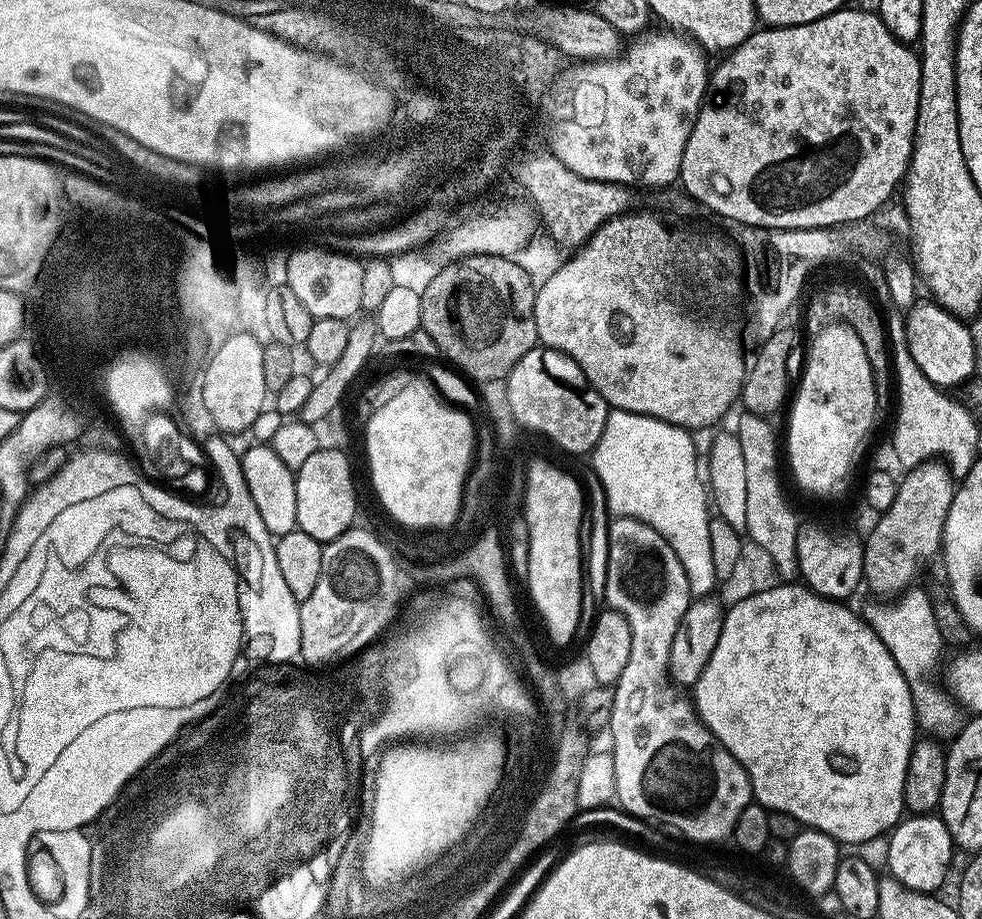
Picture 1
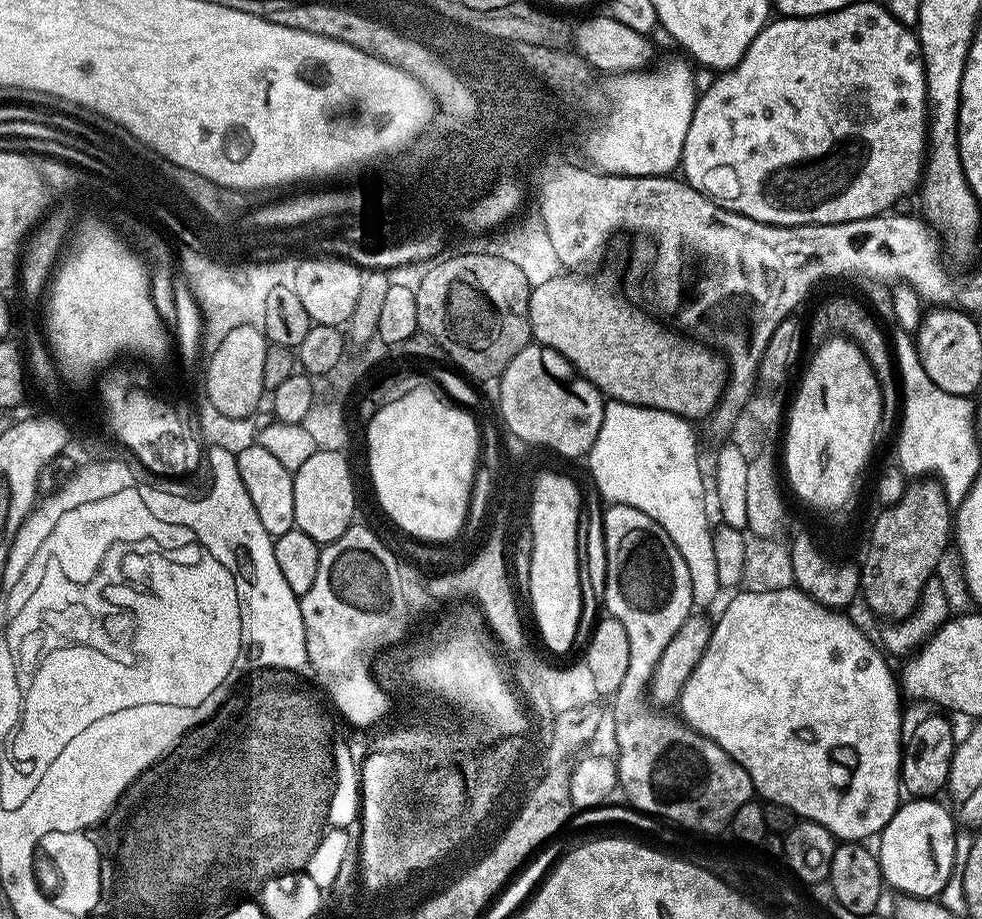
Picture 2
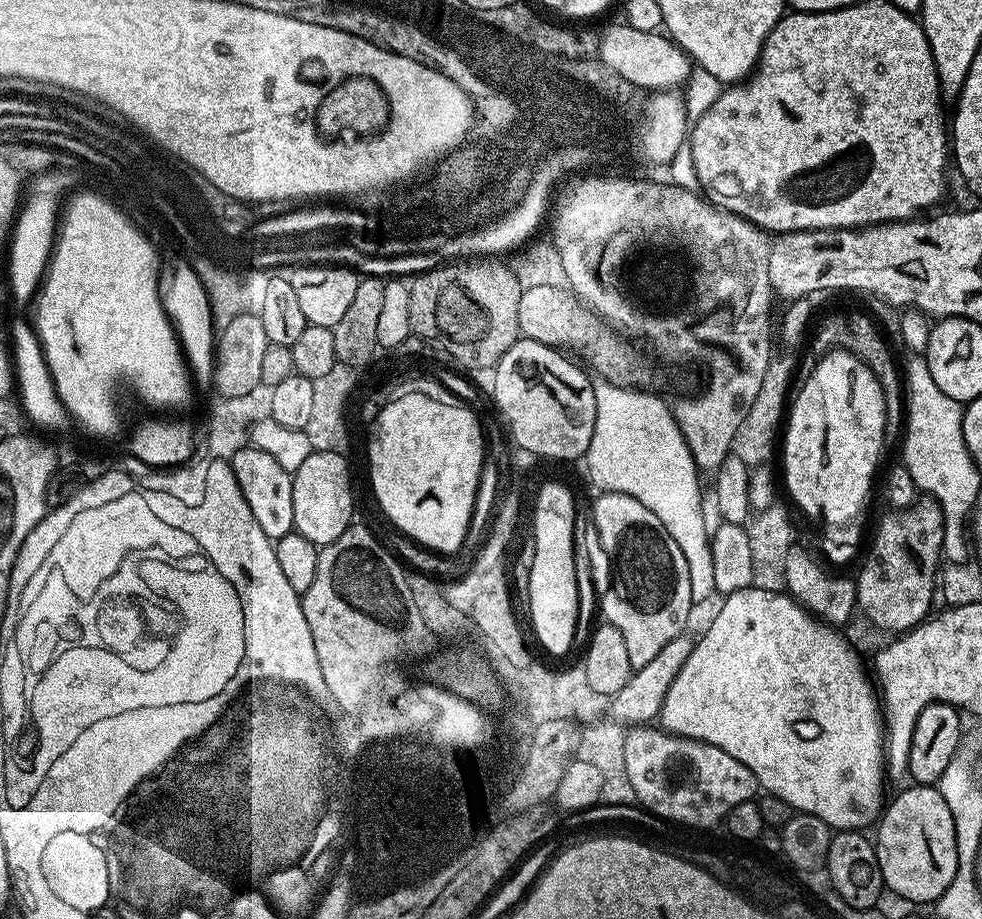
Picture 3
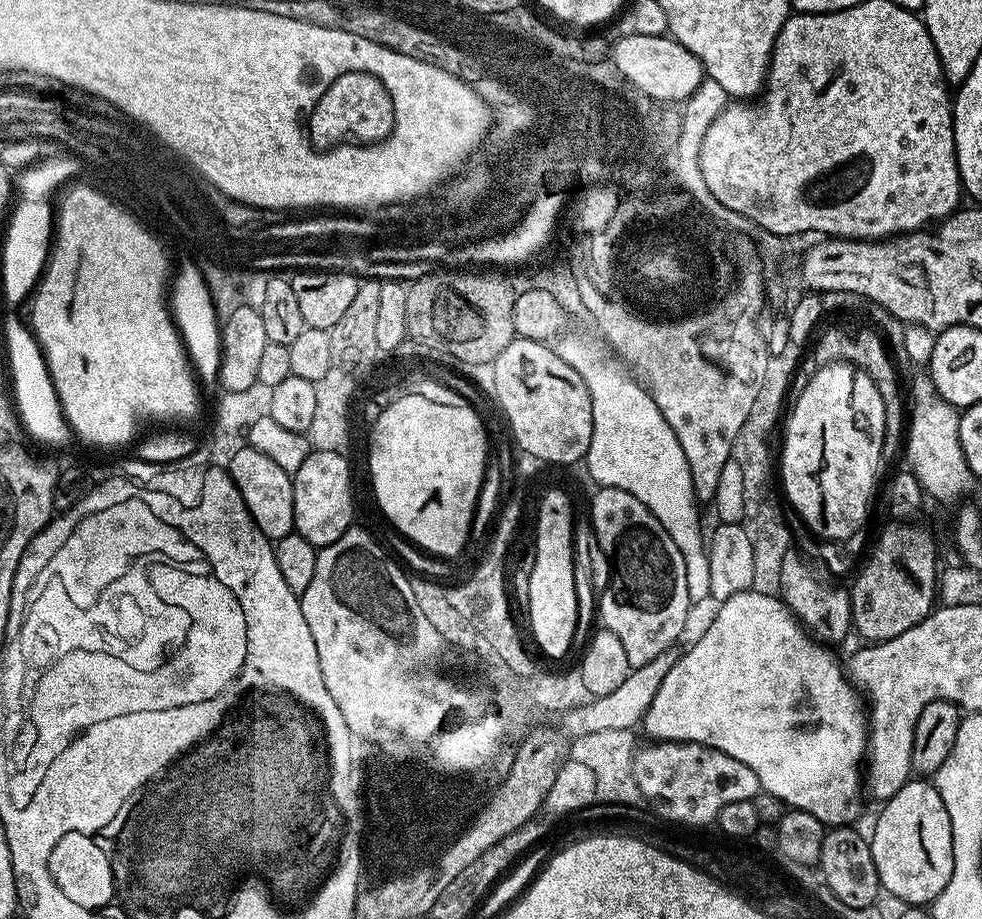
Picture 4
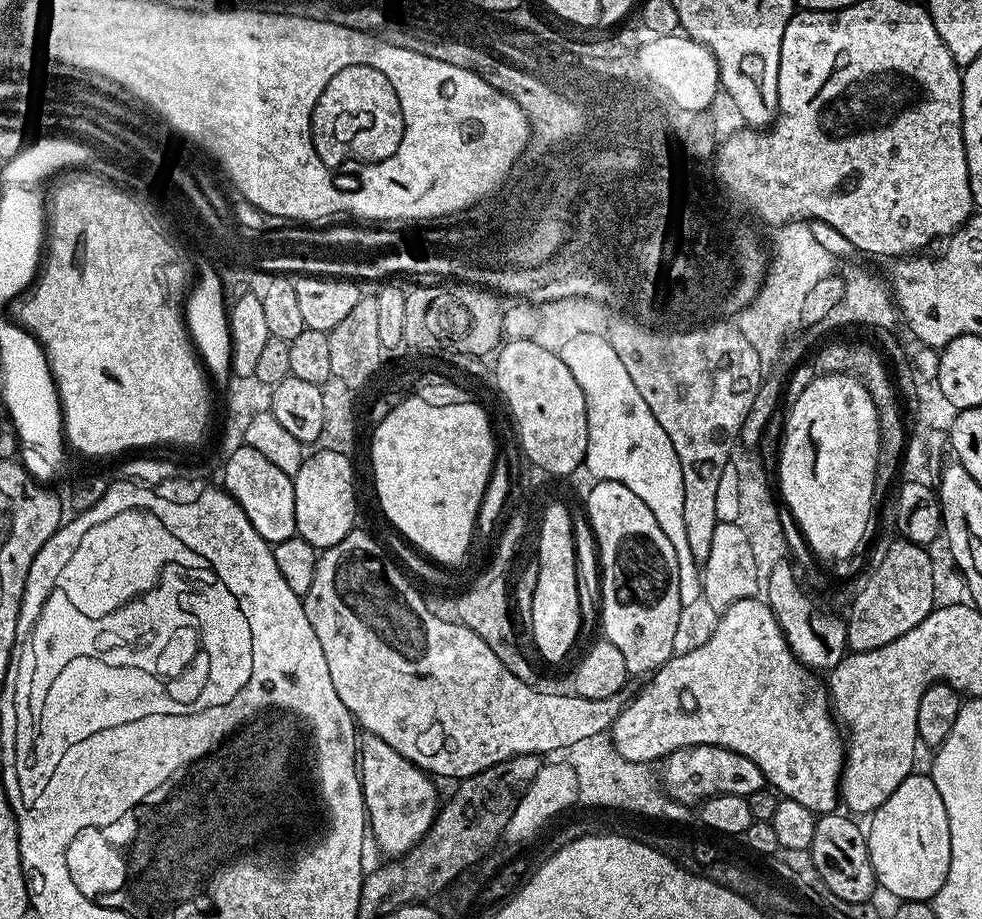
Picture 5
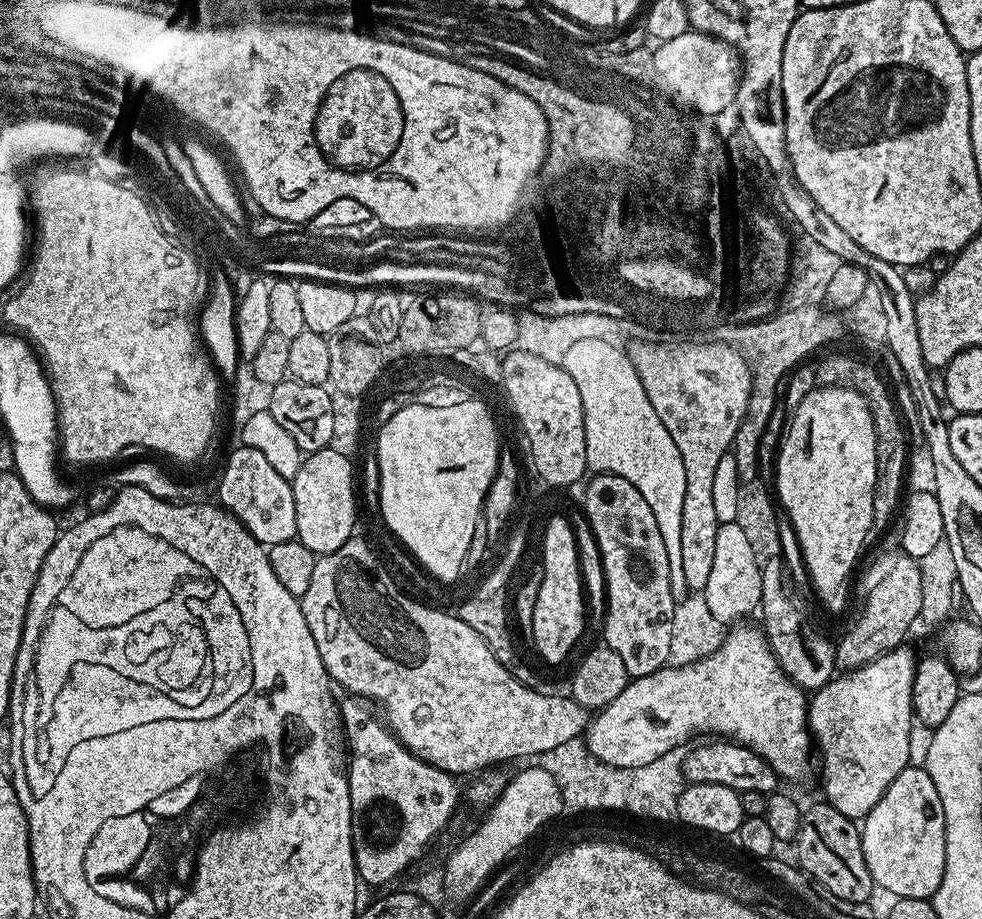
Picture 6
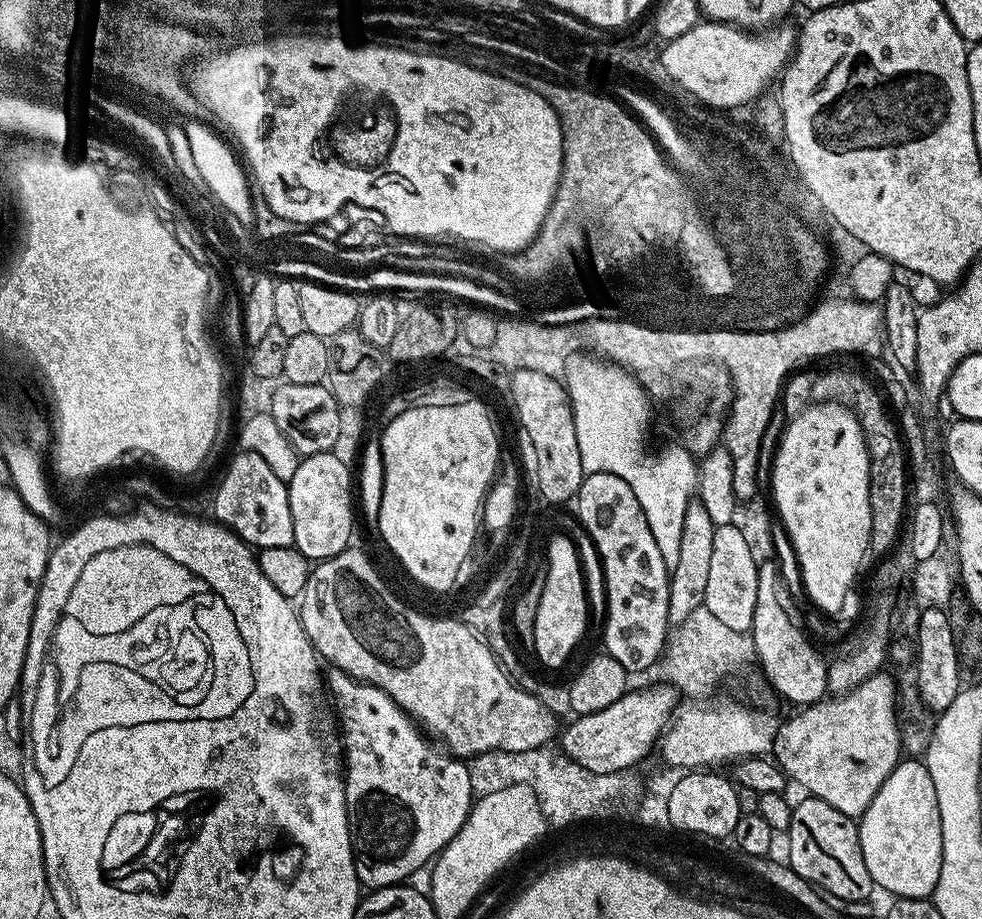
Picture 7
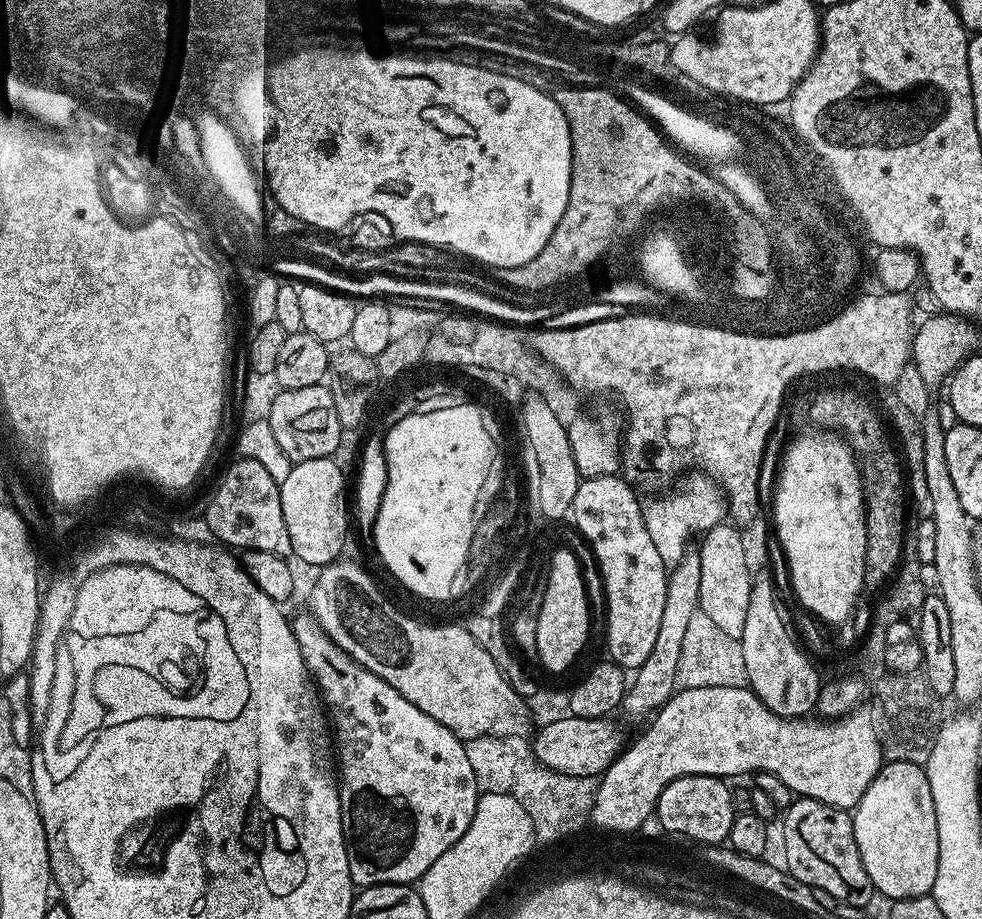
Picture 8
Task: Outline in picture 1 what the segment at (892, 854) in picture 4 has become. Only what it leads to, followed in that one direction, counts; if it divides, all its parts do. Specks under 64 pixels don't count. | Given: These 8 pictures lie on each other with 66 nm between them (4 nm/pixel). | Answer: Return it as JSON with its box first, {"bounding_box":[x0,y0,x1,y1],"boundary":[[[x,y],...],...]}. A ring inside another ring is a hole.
{"bounding_box":[888,814,954,893],"boundary":[[[912,814],[901,819],[890,833],[888,868],[891,877],[915,892],[935,893],[944,884],[952,864],[954,845],[944,821],[936,814]]]}

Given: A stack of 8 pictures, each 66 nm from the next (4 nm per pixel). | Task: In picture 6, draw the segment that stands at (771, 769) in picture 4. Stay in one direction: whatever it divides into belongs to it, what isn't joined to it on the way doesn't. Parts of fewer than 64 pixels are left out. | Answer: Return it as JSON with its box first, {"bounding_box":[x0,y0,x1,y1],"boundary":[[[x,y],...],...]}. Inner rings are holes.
{"bounding_box":[586,622,814,780],"boundary":[[[748,622],[741,623],[739,626],[733,627],[731,631],[725,635],[724,640],[718,646],[718,650],[714,650],[709,656],[703,656],[700,660],[695,660],[693,664],[687,664],[681,668],[675,666],[665,666],[649,671],[647,674],[640,674],[637,678],[629,679],[626,690],[622,690],[622,694],[618,694],[618,698],[614,698],[614,702],[610,702],[605,708],[599,709],[591,717],[590,723],[586,729],[586,743],[588,752],[598,758],[602,763],[609,764],[615,768],[633,768],[634,766],[646,766],[646,762],[654,762],[654,758],[662,758],[668,752],[675,752],[687,742],[691,736],[700,736],[703,732],[713,732],[713,737],[727,738],[729,741],[745,744],[750,750],[754,750],[754,754],[758,754],[762,758],[766,758],[766,762],[770,762],[770,766],[774,769],[777,777],[788,780],[804,780],[808,776],[808,771],[814,768],[814,760],[808,755],[813,755],[814,741],[808,730],[808,702],[809,697],[806,695],[805,689],[800,688],[792,679],[784,673],[784,667],[776,660],[776,653],[768,645],[768,638],[764,635],[759,627],[751,628]]]}

